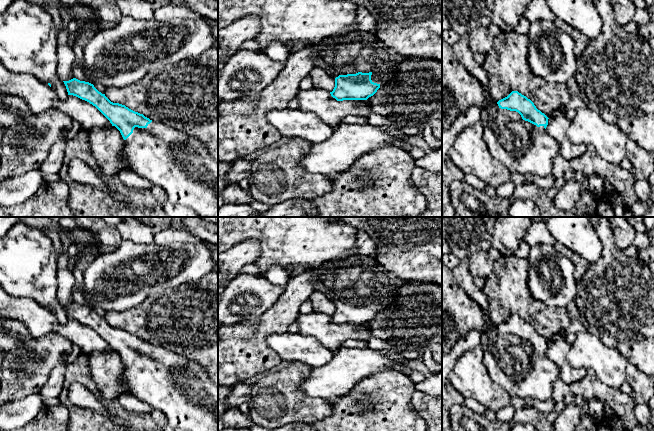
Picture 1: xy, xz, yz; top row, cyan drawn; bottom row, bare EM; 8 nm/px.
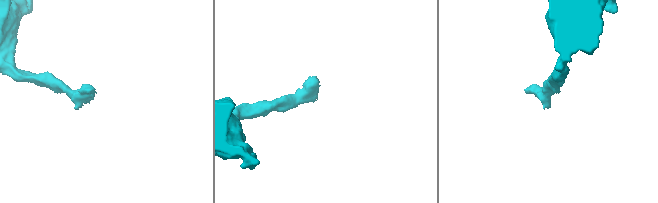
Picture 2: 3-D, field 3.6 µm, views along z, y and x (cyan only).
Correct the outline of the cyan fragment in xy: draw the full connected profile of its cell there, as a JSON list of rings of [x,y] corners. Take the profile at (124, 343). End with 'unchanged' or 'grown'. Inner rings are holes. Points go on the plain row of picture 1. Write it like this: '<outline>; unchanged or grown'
[[[73,302],[63,305],[68,319],[76,320],[95,330],[121,357],[124,367],[122,380],[132,394],[153,409],[160,410],[168,419],[168,424],[186,431],[218,431],[218,387],[211,382],[203,367],[191,362],[168,349],[153,346],[143,338],[135,336],[125,329],[111,326],[105,318],[99,316],[93,308]]]; grown

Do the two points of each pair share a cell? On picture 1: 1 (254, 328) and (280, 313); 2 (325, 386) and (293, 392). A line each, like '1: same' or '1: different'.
1: same
2: different

